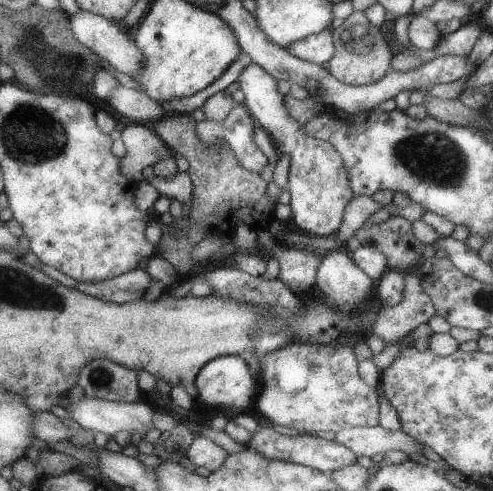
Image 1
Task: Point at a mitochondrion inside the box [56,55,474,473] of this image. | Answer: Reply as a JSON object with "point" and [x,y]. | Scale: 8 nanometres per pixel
{"point":[435,158]}

